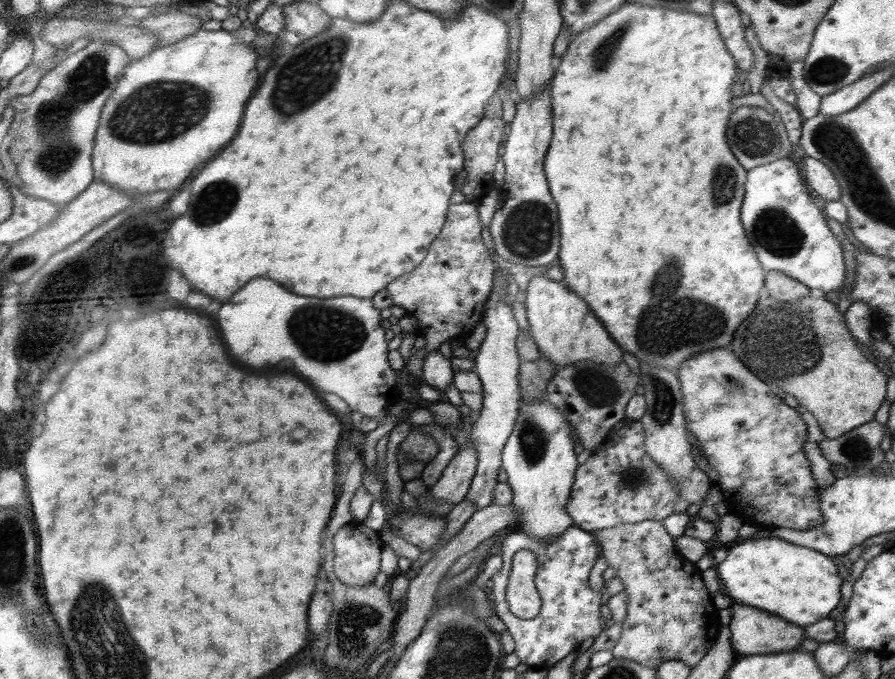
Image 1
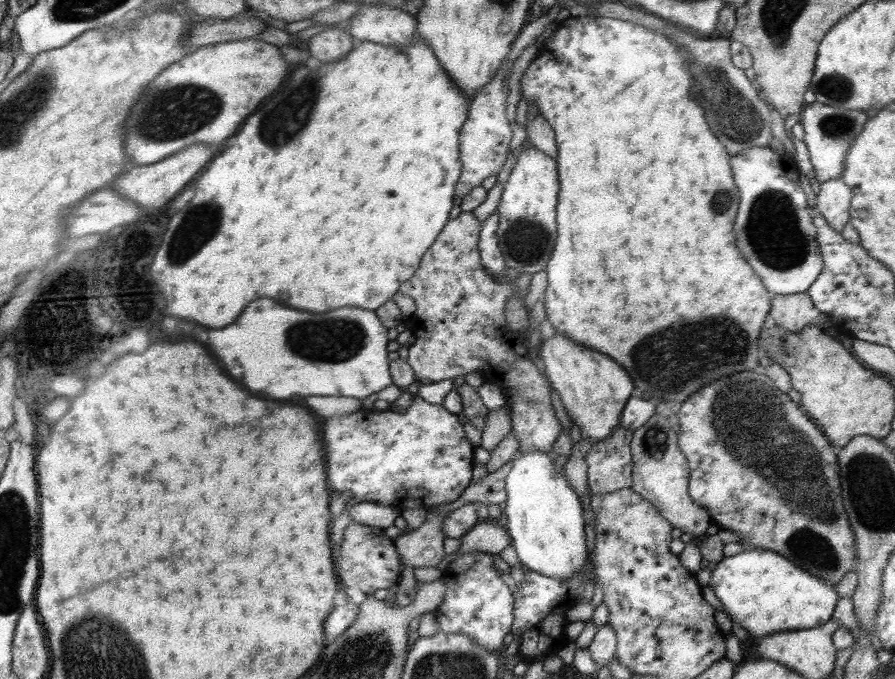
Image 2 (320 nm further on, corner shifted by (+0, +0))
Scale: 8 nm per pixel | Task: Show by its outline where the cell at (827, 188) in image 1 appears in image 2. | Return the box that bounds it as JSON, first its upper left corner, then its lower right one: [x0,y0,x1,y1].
[816,179,852,232]

